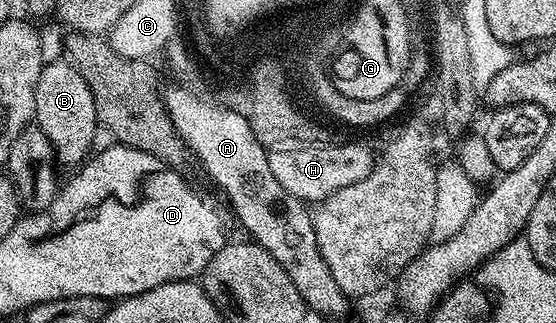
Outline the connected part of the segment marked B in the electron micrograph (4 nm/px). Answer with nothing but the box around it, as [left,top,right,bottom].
[34,61,98,168]

